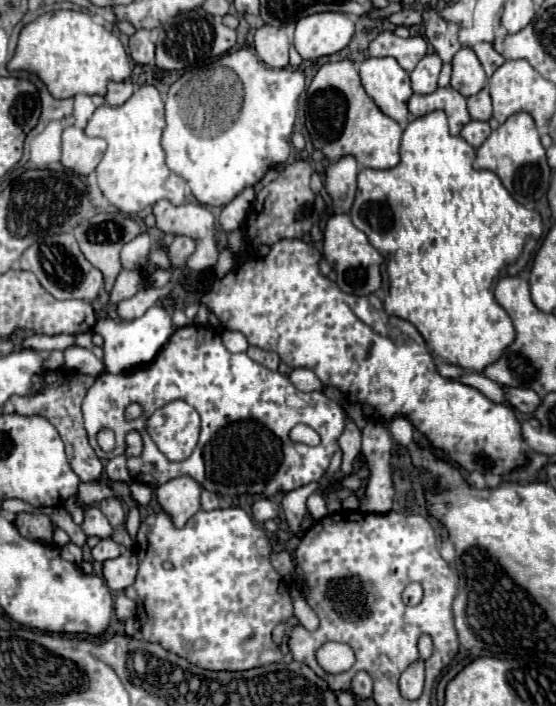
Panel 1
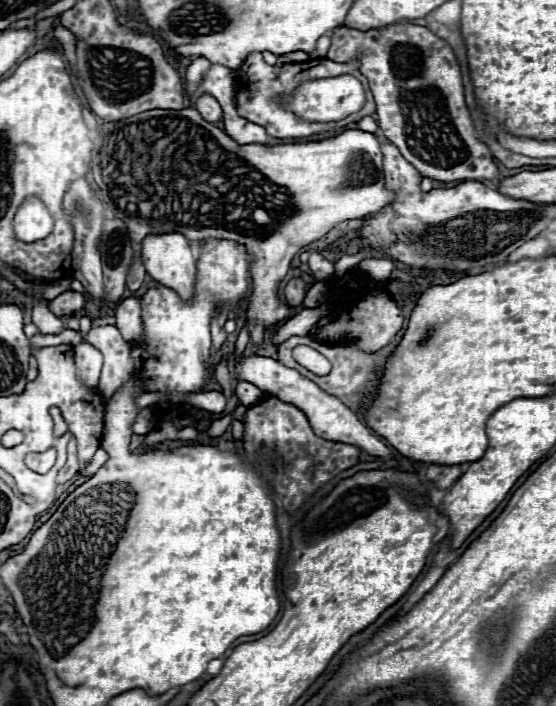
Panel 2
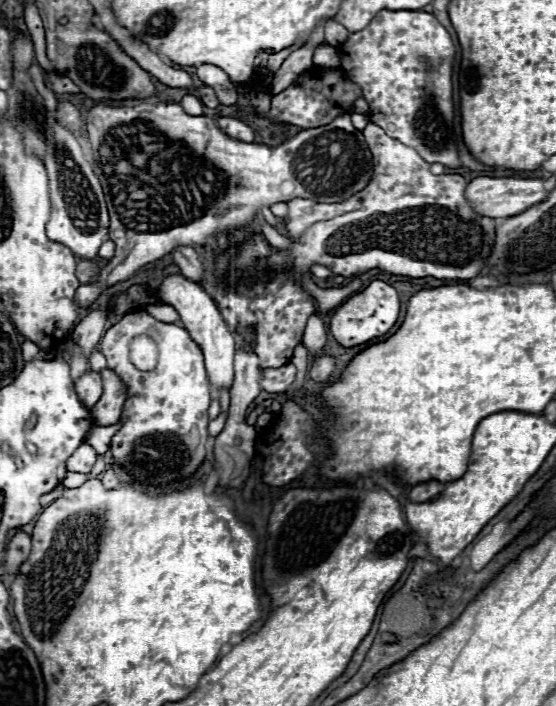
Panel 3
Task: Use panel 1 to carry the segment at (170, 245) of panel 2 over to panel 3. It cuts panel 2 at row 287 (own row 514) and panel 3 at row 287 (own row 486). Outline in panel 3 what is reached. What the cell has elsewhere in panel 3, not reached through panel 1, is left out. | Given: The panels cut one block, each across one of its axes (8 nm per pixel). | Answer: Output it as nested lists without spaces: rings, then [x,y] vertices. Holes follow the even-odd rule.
[[[174,274],[174,276],[164,276],[162,284],[158,288],[158,298],[164,304],[170,304],[176,308],[176,312],[182,318],[184,328],[190,332],[190,336],[200,344],[202,352],[204,352],[204,362],[206,362],[206,372],[210,378],[210,384],[214,388],[230,388],[232,380],[234,380],[234,352],[236,352],[236,344],[232,334],[228,332],[214,300],[202,290],[200,284],[184,278],[182,274]]]

